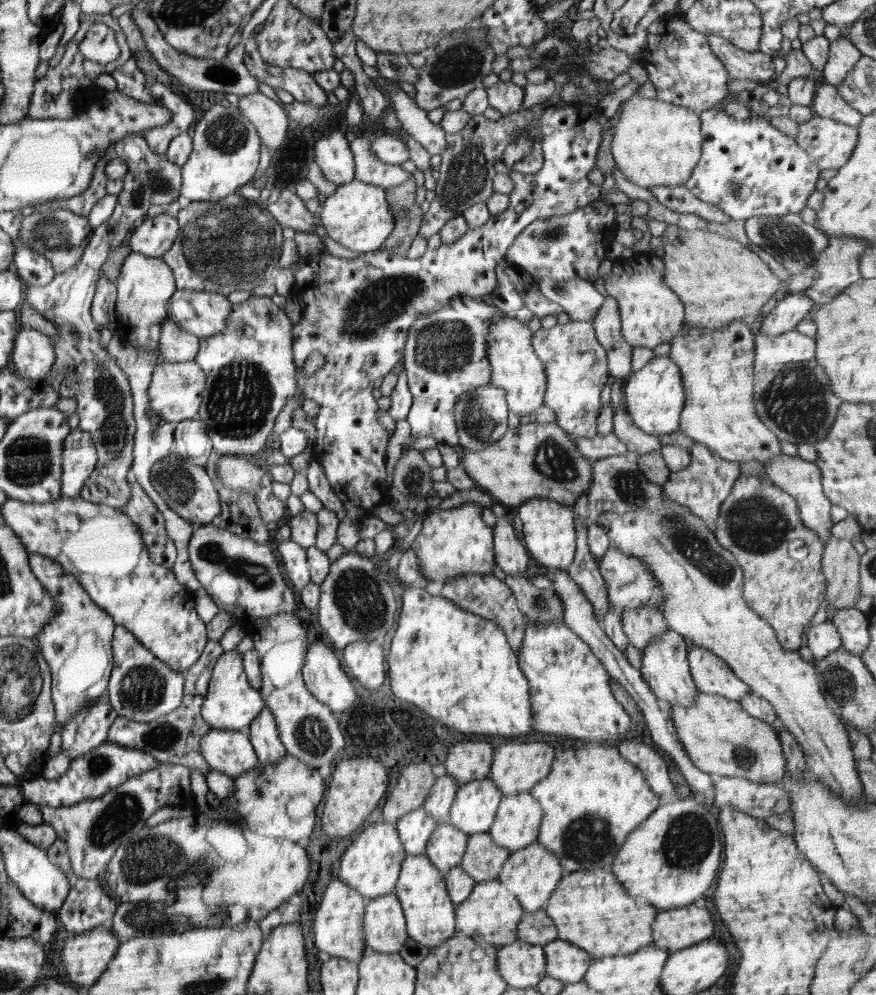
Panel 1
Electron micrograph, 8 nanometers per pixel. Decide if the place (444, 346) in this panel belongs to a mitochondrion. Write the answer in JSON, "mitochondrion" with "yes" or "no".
{"mitochondrion":"yes"}

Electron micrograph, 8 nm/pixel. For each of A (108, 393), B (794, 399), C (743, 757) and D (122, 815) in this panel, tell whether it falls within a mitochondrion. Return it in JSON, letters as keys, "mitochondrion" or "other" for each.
{"A":"mitochondrion","B":"mitochondrion","C":"mitochondrion","D":"mitochondrion"}

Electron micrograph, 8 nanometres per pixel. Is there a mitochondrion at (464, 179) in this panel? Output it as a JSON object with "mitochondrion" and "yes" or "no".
{"mitochondrion":"yes"}

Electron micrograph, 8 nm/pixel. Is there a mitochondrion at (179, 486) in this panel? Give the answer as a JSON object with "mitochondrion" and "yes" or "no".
{"mitochondrion":"yes"}

